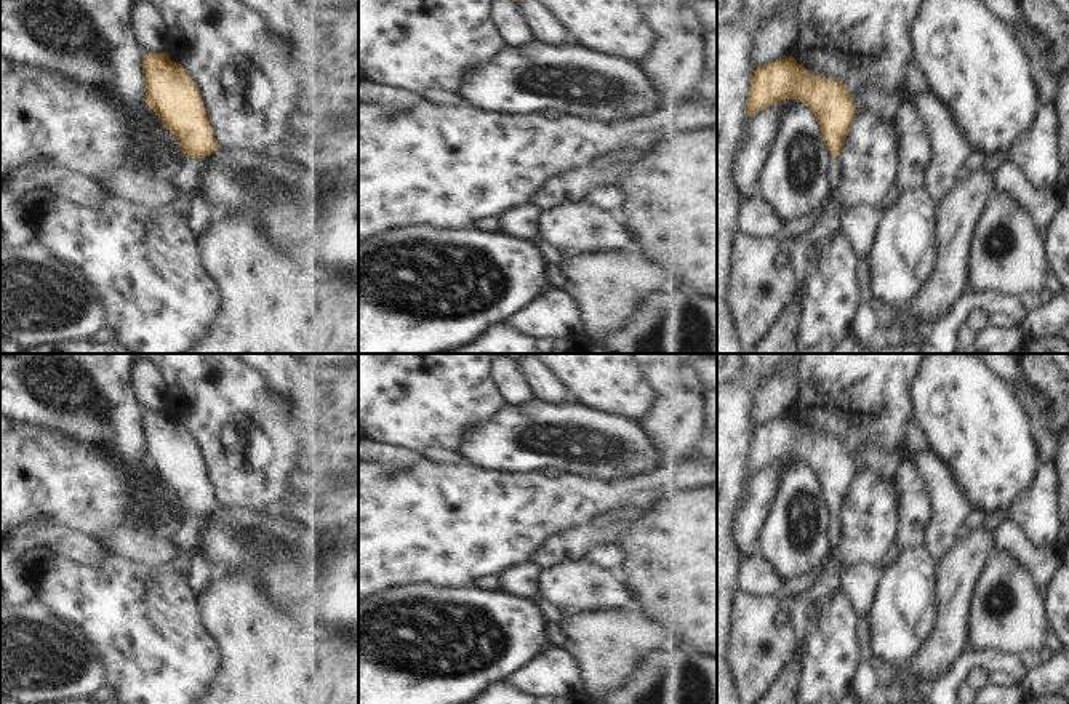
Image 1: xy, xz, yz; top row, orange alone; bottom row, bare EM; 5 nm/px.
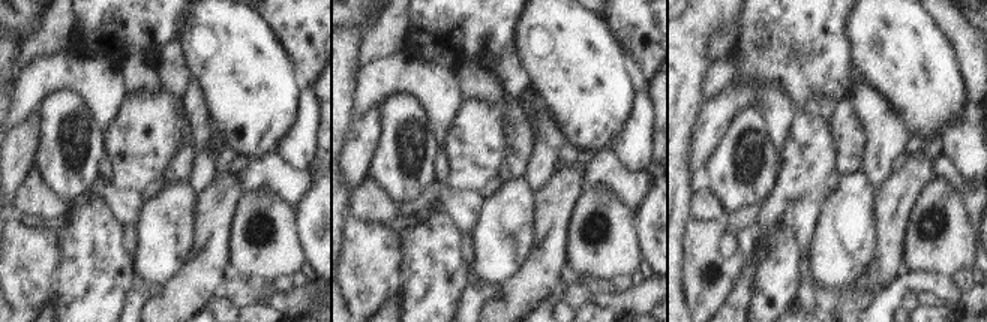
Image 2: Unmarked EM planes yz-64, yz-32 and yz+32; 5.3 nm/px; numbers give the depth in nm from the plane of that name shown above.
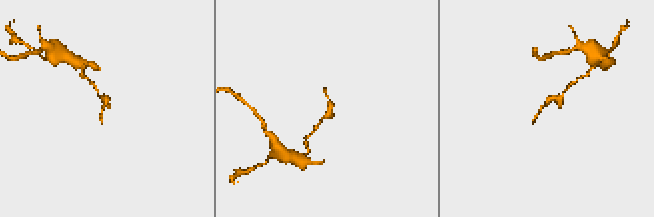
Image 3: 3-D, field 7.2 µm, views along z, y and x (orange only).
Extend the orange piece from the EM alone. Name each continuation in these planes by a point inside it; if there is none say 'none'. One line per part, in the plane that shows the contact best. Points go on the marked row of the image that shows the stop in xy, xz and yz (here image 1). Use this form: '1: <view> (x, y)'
1: xy (184, 178)

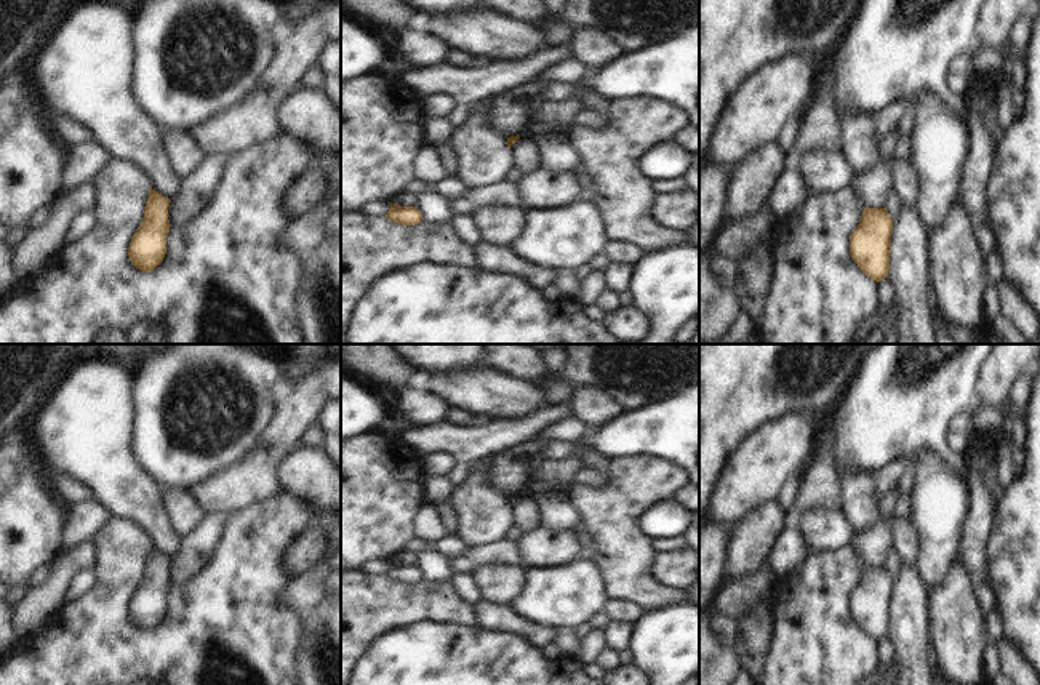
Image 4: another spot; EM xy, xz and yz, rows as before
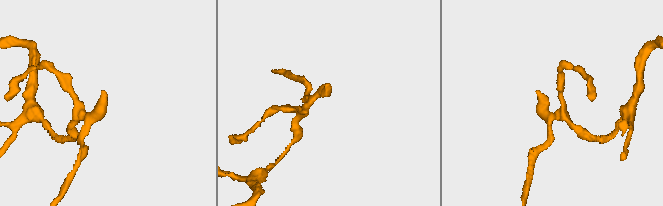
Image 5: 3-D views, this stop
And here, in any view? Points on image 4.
none

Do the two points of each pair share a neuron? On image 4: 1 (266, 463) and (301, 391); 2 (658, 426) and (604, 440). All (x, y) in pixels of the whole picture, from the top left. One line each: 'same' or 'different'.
1: same
2: same

